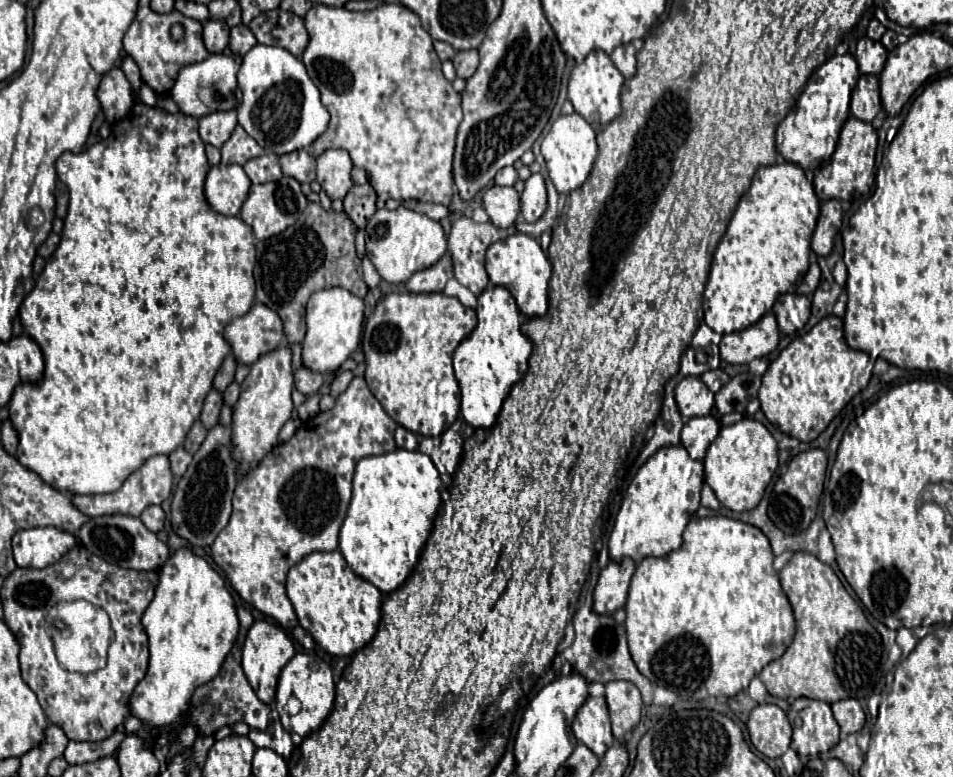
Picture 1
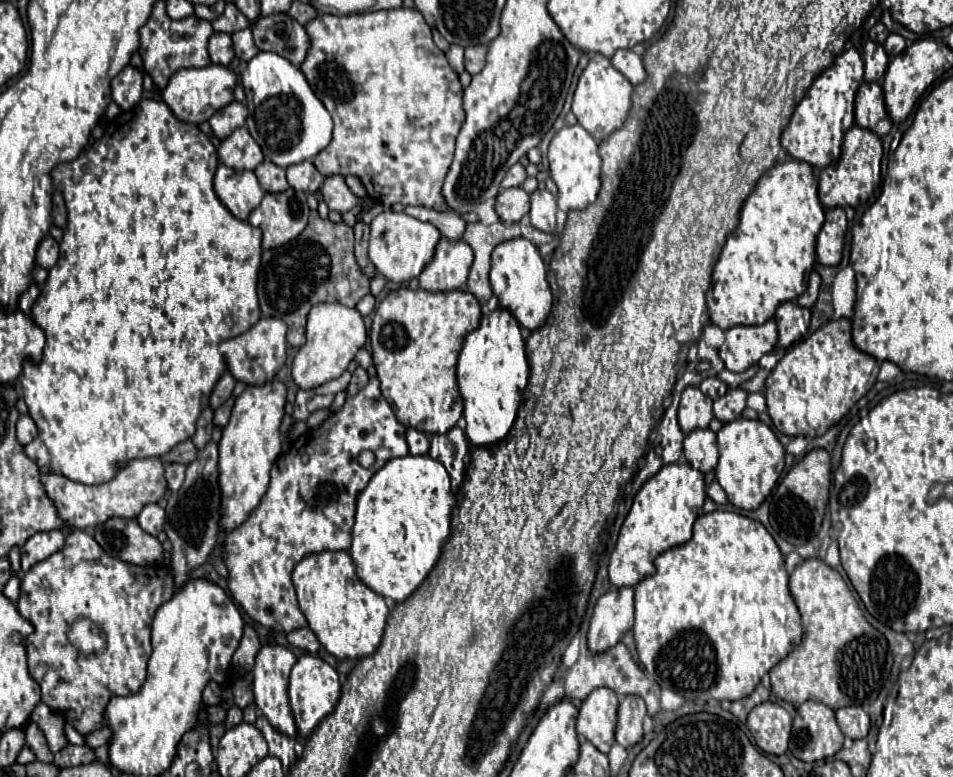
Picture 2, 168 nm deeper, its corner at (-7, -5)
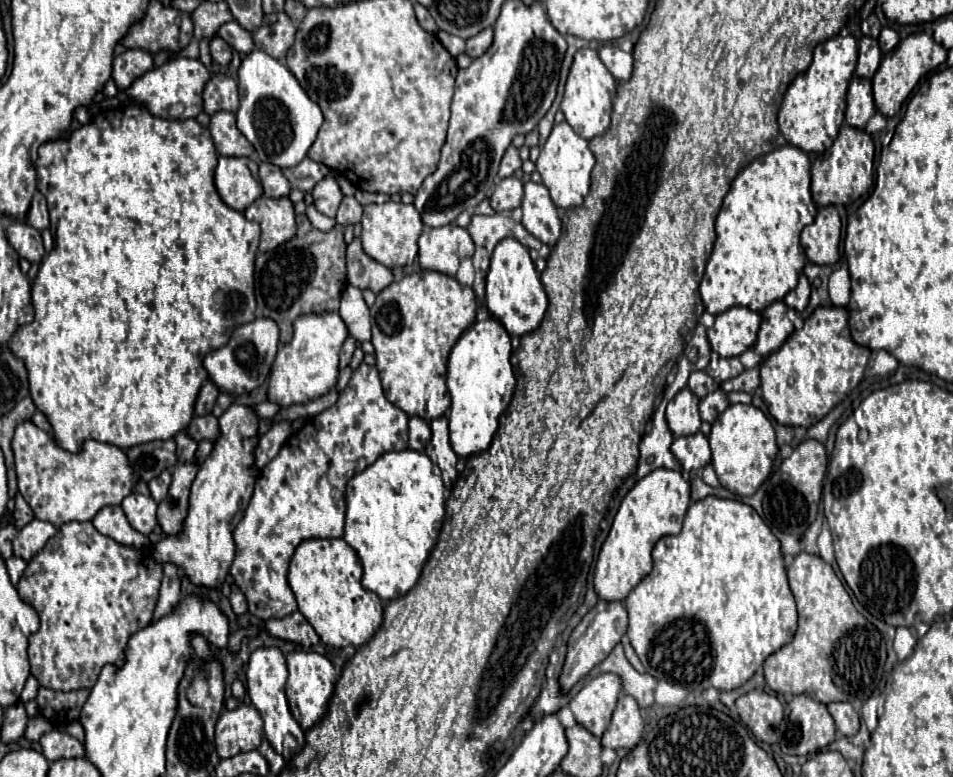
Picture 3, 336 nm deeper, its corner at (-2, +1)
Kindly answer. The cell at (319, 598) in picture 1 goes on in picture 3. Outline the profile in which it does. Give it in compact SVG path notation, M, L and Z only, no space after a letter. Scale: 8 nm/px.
M307 539L295 549L287 575L289 585L299 611L329 647L365 645L383 623L383 603L375 593L363 589L361 575L359 557L343 539Z

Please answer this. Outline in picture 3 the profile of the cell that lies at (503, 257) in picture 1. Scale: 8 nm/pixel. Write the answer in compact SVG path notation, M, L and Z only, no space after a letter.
M507 237L497 243L491 255L491 269L487 273L487 299L485 305L493 317L503 321L503 327L511 335L525 335L535 331L547 311L547 293L541 285L539 271L535 269L529 249L513 237Z

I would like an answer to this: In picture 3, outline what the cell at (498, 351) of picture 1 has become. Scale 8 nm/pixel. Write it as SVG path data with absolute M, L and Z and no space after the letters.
M495 317L475 321L451 349L447 363L447 387L451 393L449 431L451 447L459 457L481 453L491 445L499 417L507 409L517 383L509 359L511 337Z

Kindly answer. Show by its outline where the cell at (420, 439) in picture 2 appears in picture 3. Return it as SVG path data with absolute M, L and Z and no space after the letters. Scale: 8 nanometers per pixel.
M409 417L409 447L423 453L429 439L431 439L429 423L423 421L421 417Z

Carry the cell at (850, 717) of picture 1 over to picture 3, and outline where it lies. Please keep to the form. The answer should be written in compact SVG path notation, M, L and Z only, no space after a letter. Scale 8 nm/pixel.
M829 703L827 705L831 717L835 719L837 731L841 731L843 735L857 735L859 731L859 715L853 709L851 703Z

